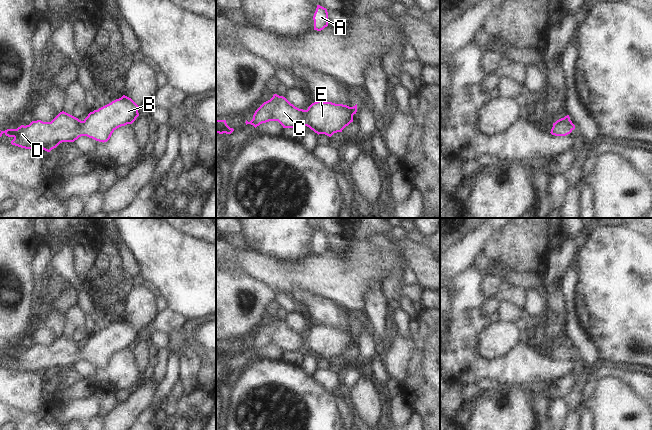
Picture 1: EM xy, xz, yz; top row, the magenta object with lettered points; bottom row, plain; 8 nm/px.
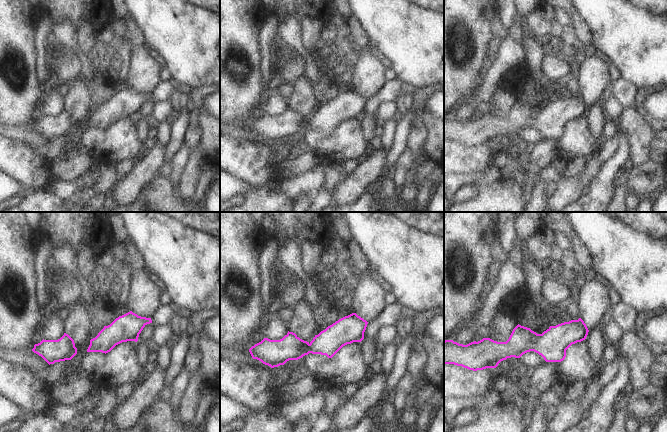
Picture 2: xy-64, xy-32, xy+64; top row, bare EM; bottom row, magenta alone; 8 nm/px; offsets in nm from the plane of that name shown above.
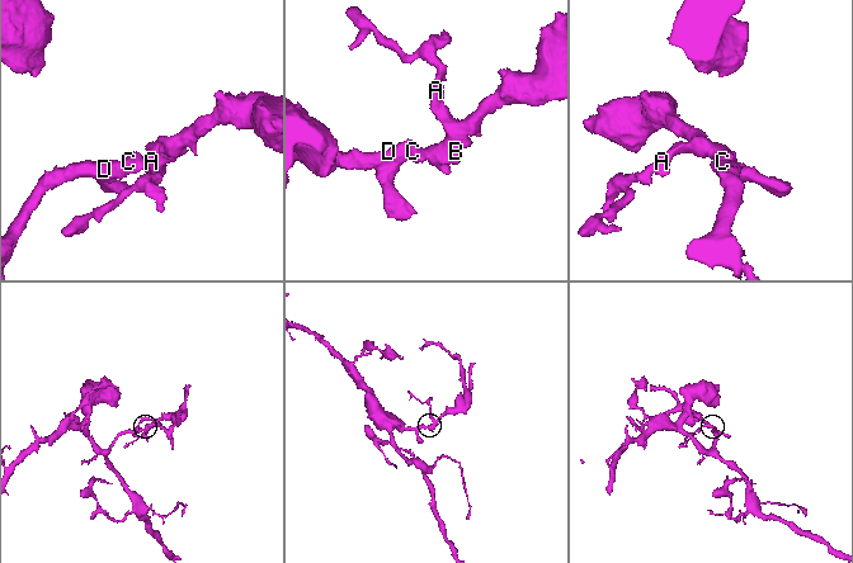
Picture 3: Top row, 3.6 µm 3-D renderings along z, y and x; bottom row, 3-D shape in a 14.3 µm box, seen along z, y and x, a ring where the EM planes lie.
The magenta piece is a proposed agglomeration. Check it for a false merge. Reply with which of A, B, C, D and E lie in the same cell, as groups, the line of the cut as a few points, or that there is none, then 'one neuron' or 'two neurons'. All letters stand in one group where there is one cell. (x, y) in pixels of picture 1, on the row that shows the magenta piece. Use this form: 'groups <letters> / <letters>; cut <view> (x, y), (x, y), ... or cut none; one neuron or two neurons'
groups A B C D E; cut none; one neuron

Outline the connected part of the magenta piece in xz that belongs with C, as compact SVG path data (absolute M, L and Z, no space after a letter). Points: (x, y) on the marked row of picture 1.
M274 94L273 97L264 102L254 113L253 119L246 125L251 124L255 128L262 123L269 121L278 121L283 128L297 128L307 126L315 133L325 134L331 137L334 133L342 132L342 130L353 122L353 115L357 112L357 104L349 107L343 104L335 104L332 102L317 101L312 103L307 110L299 109L291 104L285 97Z

